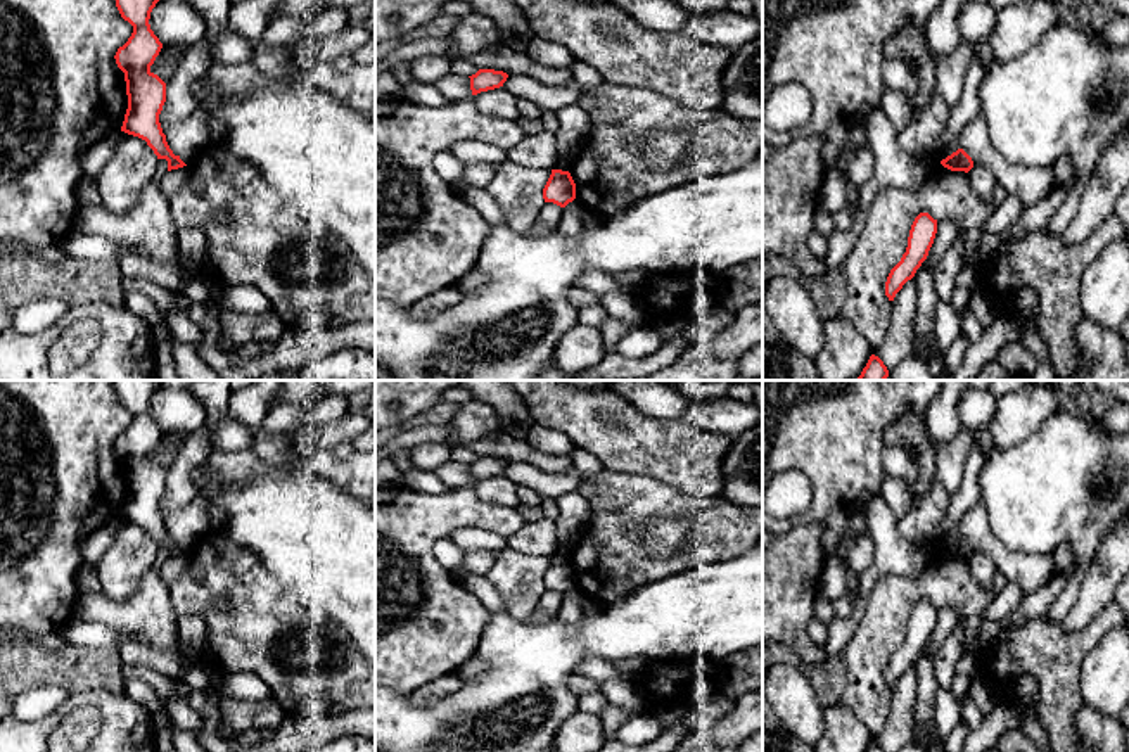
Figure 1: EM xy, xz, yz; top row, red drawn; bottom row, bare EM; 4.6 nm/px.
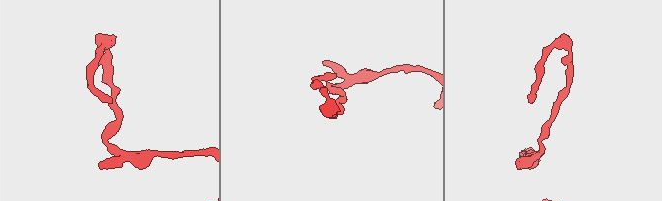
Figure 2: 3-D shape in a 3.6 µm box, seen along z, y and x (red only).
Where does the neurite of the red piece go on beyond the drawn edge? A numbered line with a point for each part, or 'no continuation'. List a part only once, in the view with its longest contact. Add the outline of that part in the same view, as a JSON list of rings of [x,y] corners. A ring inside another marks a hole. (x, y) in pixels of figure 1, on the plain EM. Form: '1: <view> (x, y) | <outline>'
no continuation

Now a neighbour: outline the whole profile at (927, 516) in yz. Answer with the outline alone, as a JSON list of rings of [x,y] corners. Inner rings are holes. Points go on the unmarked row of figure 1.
[[[937,484],[925,494],[916,507],[913,507],[903,519],[899,519],[899,532],[911,541],[925,543],[930,534],[942,524],[947,515],[949,496]]]

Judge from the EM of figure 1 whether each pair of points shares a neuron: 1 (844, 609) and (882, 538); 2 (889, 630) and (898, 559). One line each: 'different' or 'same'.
1: different
2: different

